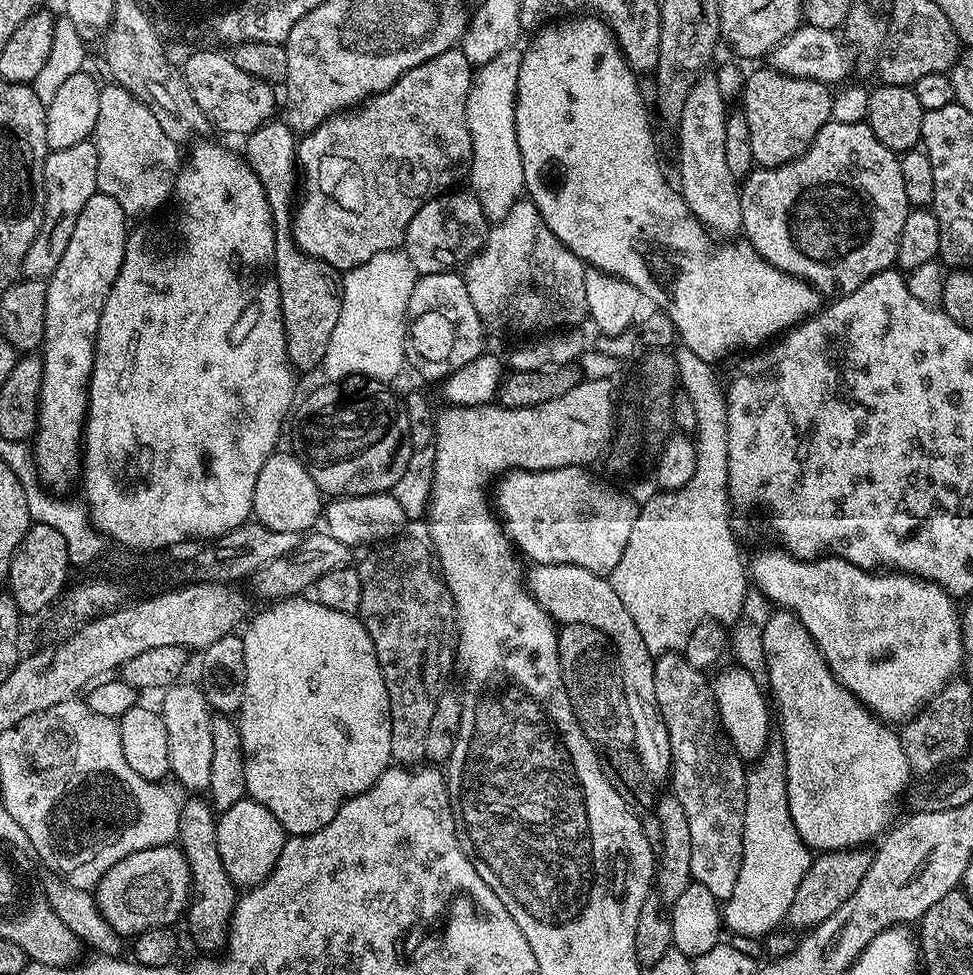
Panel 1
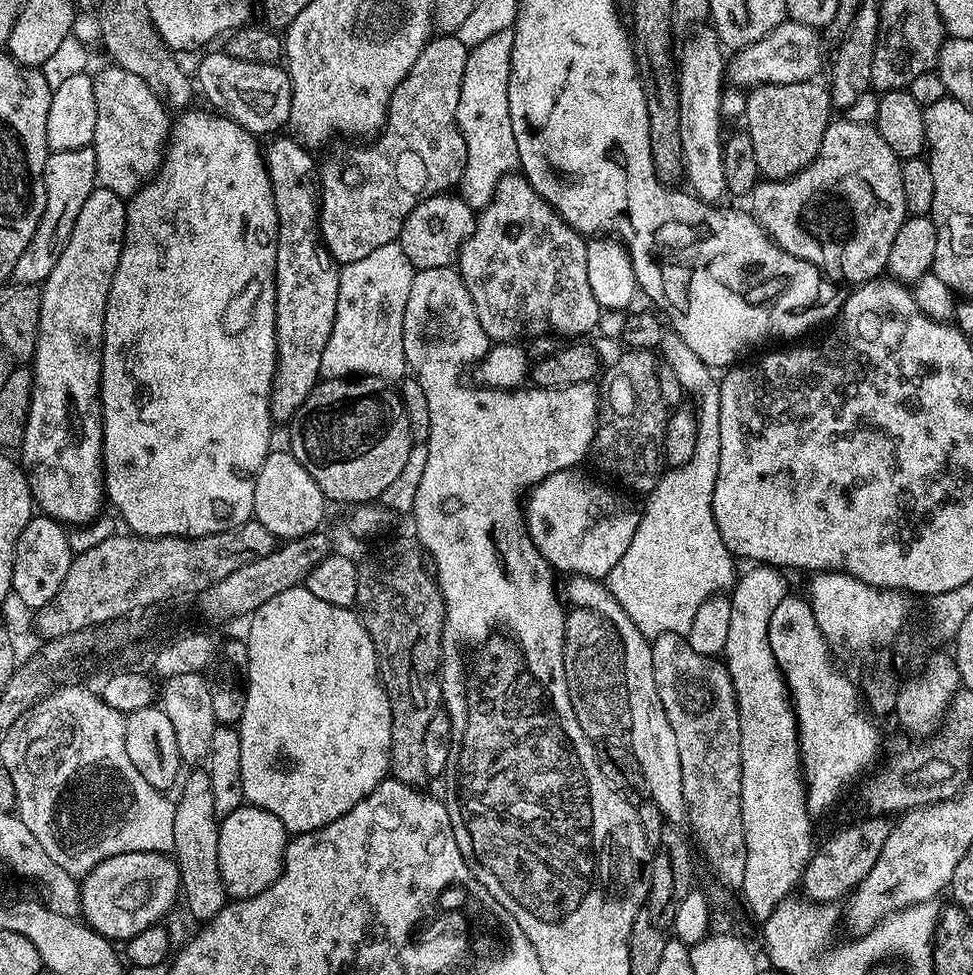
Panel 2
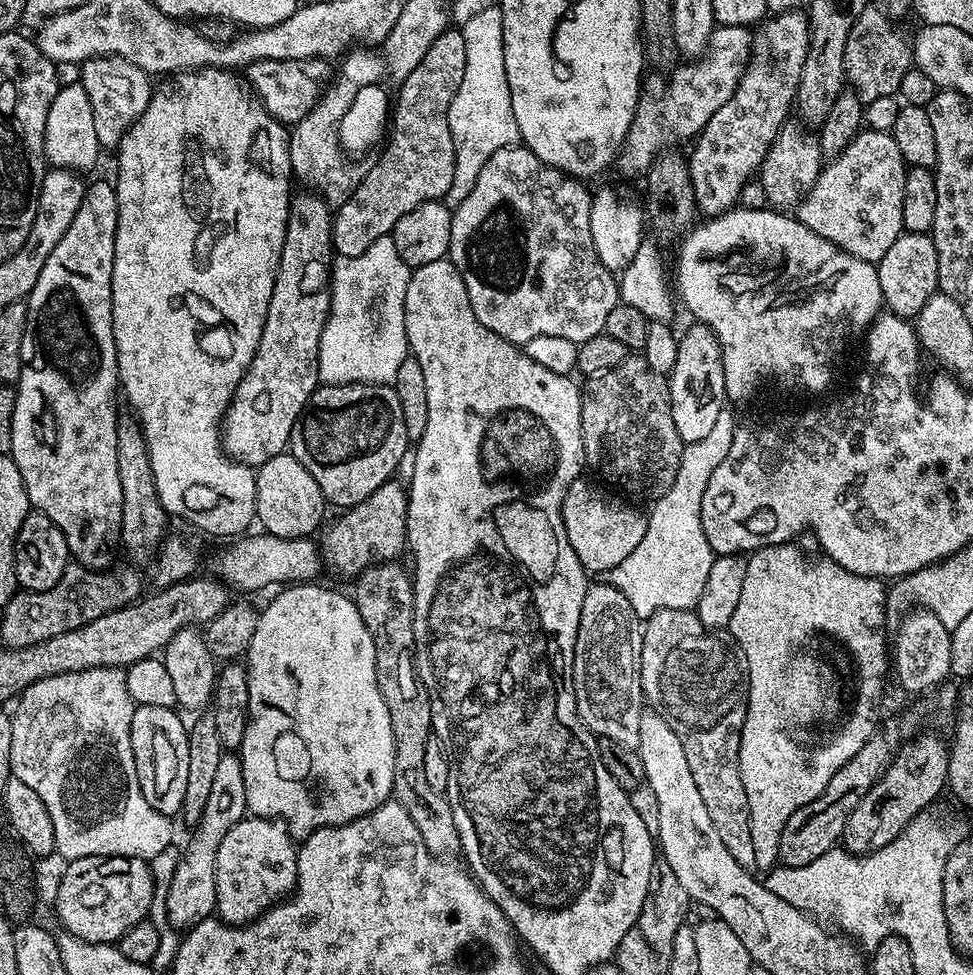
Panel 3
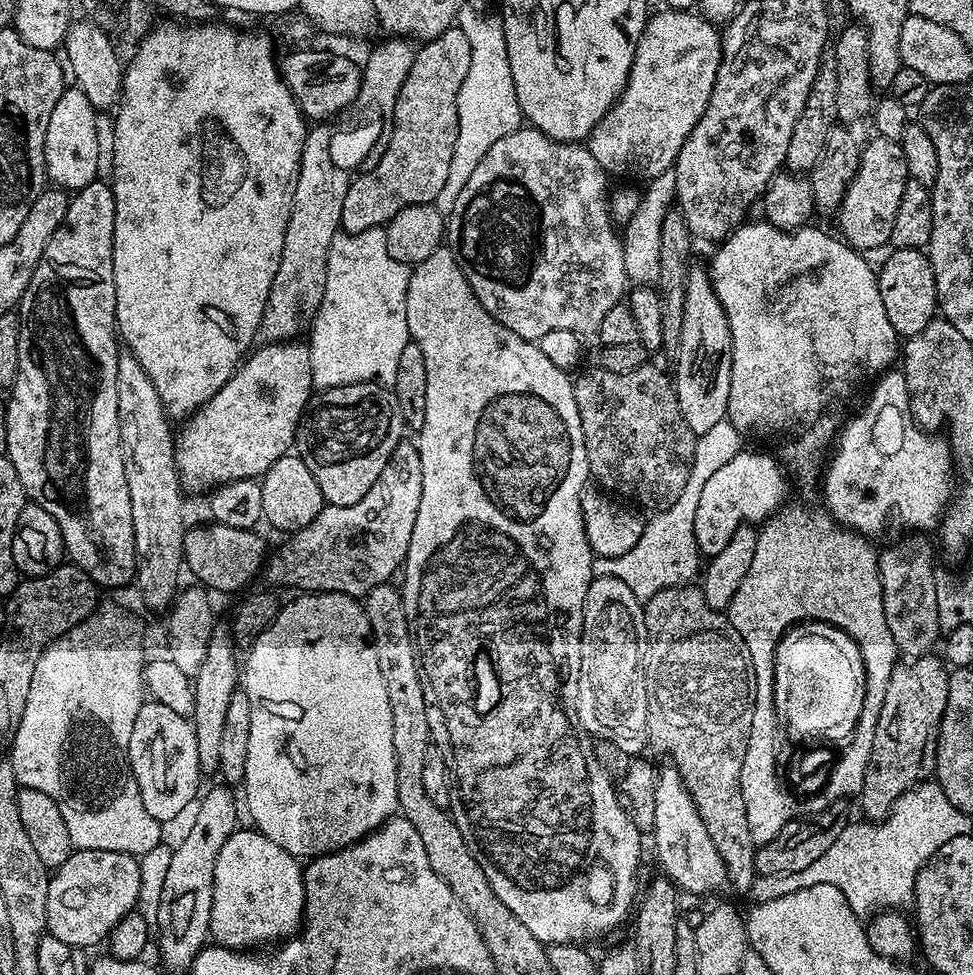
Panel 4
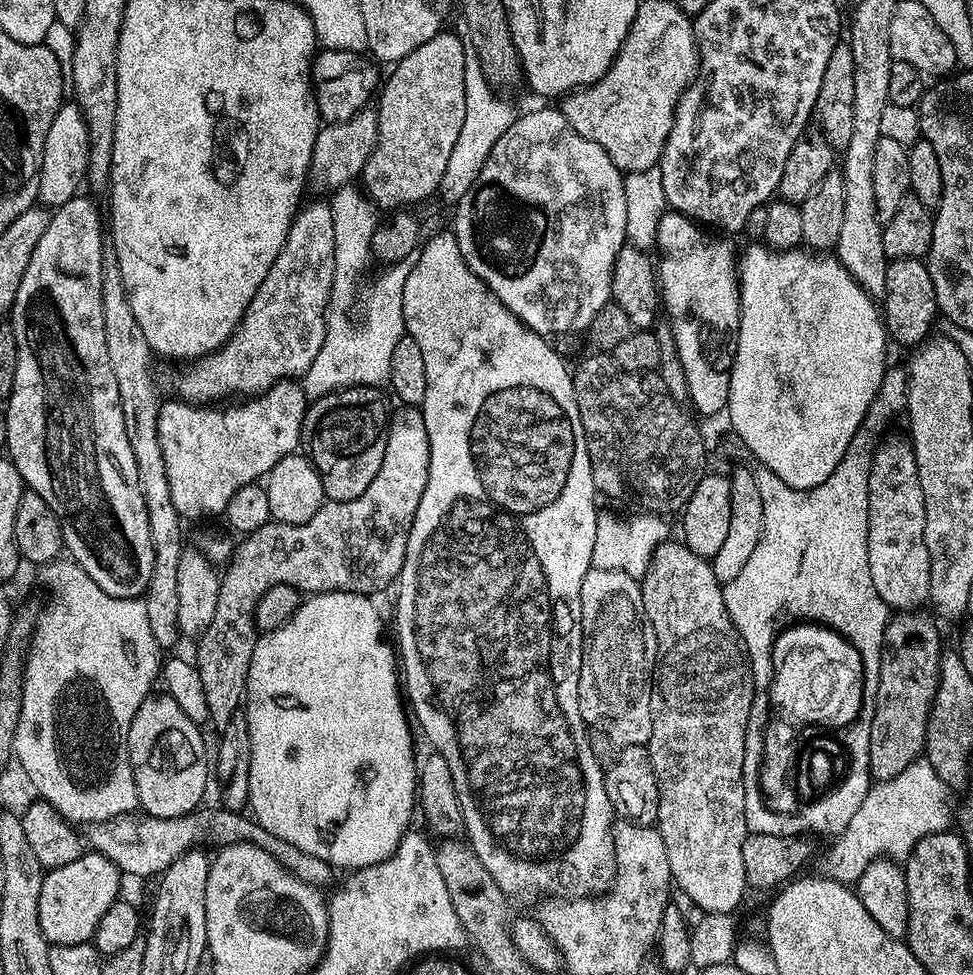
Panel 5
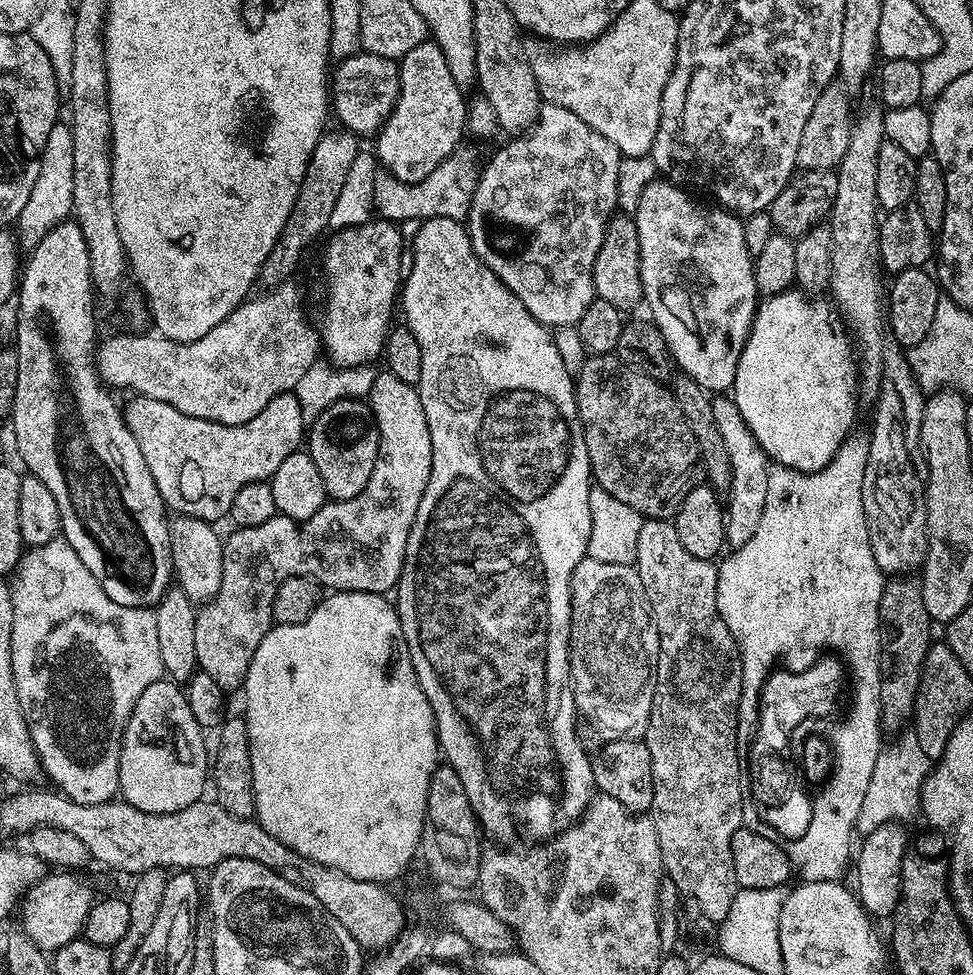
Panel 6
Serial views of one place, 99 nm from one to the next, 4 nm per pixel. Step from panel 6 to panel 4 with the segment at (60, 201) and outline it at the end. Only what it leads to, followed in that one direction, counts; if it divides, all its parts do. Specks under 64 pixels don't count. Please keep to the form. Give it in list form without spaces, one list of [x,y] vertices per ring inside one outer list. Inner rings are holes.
[[[75,86],[65,87],[62,98],[50,113],[44,143],[44,174],[55,187],[79,190],[90,186],[100,173],[100,132],[96,129],[98,109],[90,106],[90,98]]]

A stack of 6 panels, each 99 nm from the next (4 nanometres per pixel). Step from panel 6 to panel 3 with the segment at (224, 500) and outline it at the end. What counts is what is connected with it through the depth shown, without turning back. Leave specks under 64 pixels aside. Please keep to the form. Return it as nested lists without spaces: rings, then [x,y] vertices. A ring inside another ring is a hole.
[[[300,190],[292,197],[288,205],[288,225],[284,249],[280,259],[280,269],[276,272],[274,290],[270,298],[270,306],[266,310],[266,326],[262,330],[262,338],[258,342],[258,350],[244,372],[244,377],[236,387],[230,406],[224,411],[220,442],[227,456],[231,456],[240,464],[259,466],[270,457],[288,448],[288,439],[294,430],[294,422],[302,414],[320,384],[318,374],[318,346],[322,338],[324,323],[332,301],[332,262],[334,249],[332,246],[333,209],[324,197],[315,190]]]

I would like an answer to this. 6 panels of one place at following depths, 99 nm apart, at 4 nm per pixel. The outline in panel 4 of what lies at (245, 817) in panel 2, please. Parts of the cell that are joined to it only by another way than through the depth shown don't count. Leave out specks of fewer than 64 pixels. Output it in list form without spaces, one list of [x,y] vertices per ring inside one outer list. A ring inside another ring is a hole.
[[[233,832],[218,853],[218,862],[214,862],[208,927],[211,939],[221,948],[256,950],[259,944],[271,945],[295,936],[303,923],[304,874],[301,861],[260,832]]]

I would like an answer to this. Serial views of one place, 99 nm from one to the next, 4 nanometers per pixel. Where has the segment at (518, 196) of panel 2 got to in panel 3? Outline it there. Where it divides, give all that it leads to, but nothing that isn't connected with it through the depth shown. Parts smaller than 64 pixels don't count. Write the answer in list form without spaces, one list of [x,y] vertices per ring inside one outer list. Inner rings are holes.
[[[513,146],[490,154],[490,162],[482,166],[482,174],[478,174],[478,182],[474,182],[474,190],[470,190],[470,194],[462,198],[459,206],[452,209],[447,259],[451,260],[454,267],[462,274],[462,282],[466,282],[466,294],[470,294],[470,306],[474,306],[474,314],[478,314],[478,322],[482,322],[486,330],[494,330],[494,334],[506,338],[517,346],[528,346],[531,340],[536,340],[539,336],[553,336],[556,340],[569,340],[572,346],[579,346],[604,332],[610,310],[614,310],[614,306],[621,303],[620,286],[617,277],[602,264],[595,252],[594,240],[590,232],[593,193],[584,184],[587,183],[542,162],[529,148]]]

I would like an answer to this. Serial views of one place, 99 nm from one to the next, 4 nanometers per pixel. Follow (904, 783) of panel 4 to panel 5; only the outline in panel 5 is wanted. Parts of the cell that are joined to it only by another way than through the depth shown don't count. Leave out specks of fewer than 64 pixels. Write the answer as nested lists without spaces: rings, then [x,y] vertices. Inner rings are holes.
[[[904,610],[899,614],[893,615],[888,621],[886,626],[886,634],[884,635],[884,645],[882,646],[882,654],[880,655],[880,673],[878,674],[878,690],[876,691],[876,699],[871,705],[869,719],[869,770],[871,772],[871,779],[873,781],[887,781],[894,778],[906,767],[910,766],[915,760],[921,759],[924,743],[926,742],[926,726],[928,725],[928,719],[930,718],[930,710],[932,709],[932,703],[934,702],[934,694],[938,690],[938,678],[940,677],[940,653],[942,651],[942,645],[940,645],[940,632],[936,629],[937,621],[924,613],[924,610]]]

